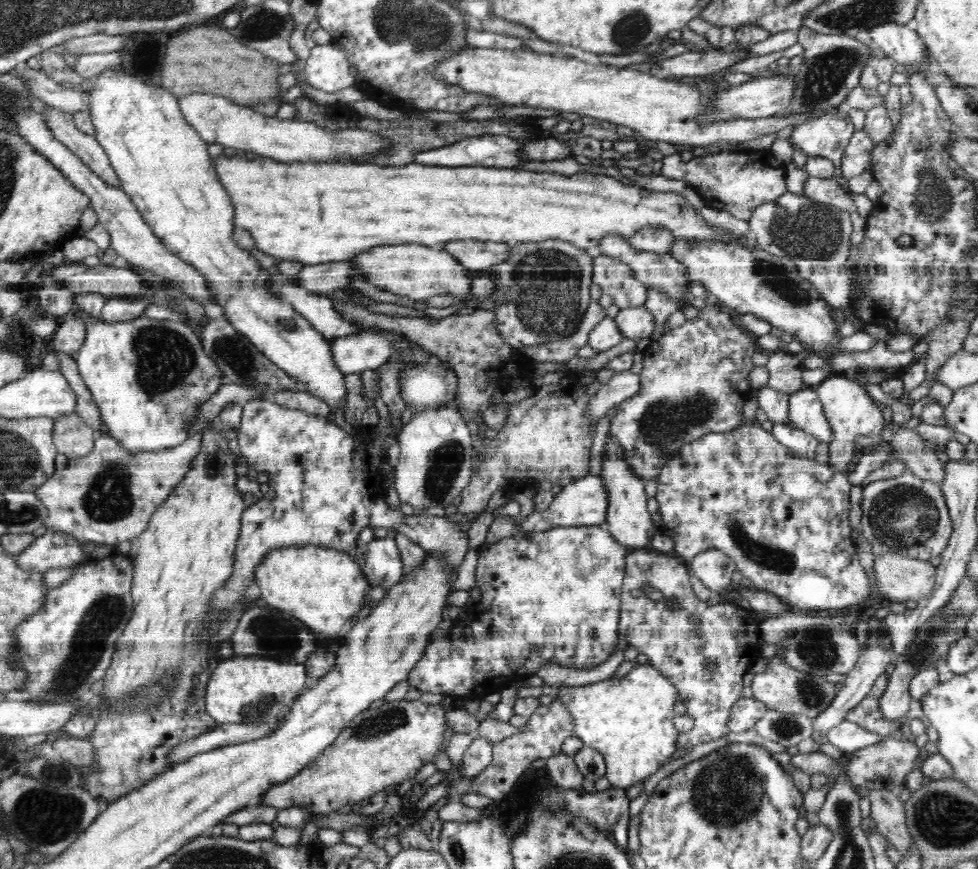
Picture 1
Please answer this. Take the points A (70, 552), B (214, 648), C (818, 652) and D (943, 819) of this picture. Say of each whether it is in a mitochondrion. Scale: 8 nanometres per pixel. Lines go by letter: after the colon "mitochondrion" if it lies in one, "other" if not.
A: other
B: other
C: mitochondrion
D: mitochondrion

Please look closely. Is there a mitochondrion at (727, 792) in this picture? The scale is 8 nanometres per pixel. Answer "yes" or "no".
yes

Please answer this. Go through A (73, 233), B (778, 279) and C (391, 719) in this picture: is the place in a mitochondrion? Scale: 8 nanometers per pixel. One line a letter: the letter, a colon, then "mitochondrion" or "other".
A: other
B: mitochondrion
C: mitochondrion

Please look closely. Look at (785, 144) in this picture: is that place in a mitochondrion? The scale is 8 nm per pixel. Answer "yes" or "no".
no

